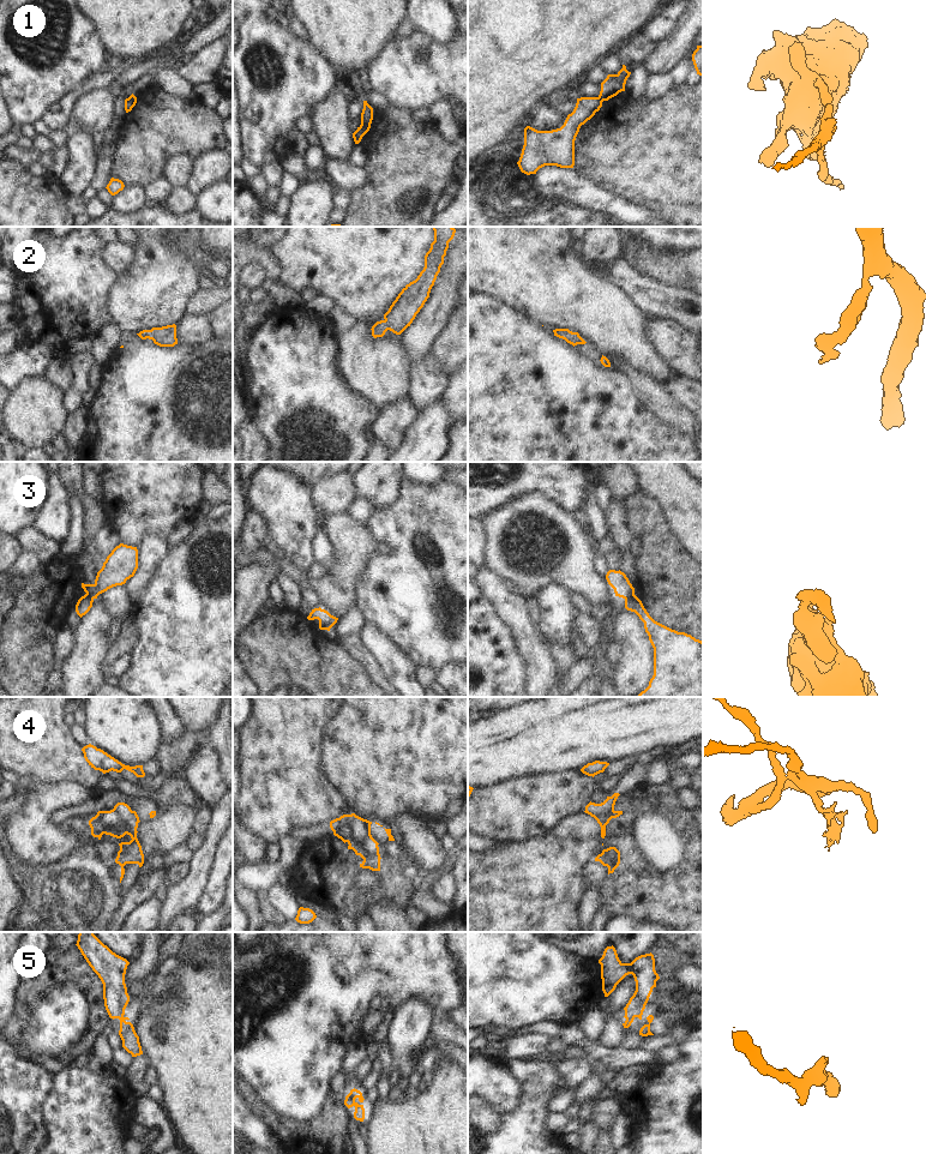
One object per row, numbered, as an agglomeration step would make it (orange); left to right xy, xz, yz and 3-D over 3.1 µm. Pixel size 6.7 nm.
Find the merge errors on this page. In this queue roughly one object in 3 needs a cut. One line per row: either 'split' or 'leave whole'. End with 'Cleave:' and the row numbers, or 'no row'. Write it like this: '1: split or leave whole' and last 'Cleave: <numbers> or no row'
1: split
2: leave whole
3: split
4: leave whole
5: leave whole
Cleave: 1, 3

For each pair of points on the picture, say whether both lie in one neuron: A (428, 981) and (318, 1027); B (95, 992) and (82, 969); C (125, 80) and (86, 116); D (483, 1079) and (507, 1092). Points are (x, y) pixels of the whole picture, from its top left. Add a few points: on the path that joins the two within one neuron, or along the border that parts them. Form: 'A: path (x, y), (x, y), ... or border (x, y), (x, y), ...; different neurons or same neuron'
A: path (401, 981), (361, 981), (343, 999); same neuron
B: path (91, 986), (82, 975); same neuron
C: path (114, 83), (96, 106); same neuron
D: path (489, 1079), (501, 1091); same neuron

